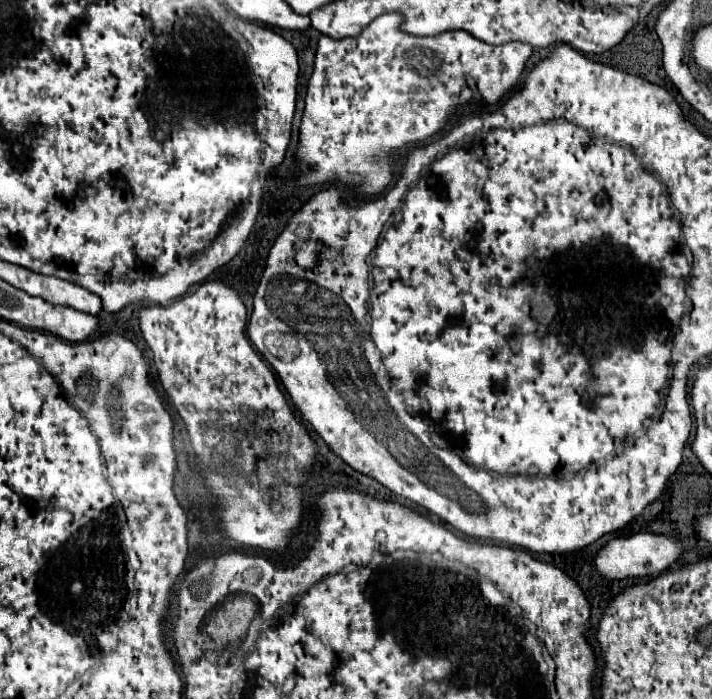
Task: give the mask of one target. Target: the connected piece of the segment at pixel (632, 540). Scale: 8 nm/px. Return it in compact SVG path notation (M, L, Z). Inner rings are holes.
M639 532L627 538L613 538L605 546L599 548L593 566L599 576L607 580L621 580L621 578L643 578L643 576L659 576L671 564L675 564L681 556L681 544L675 538Z

